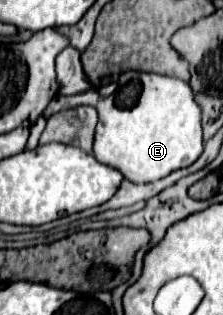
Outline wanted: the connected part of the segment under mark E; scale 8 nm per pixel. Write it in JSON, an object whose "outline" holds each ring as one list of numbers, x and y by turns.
{"outline":[[128,70,120,74,118,90,102,98,98,94,58,96,44,110,44,116,66,110,68,106,90,104,98,110,98,126,94,138,94,156,108,166,114,166,126,180,136,184,156,182,174,170,186,168,204,152,202,138,202,110,194,98,188,82,164,74,148,74]]}

